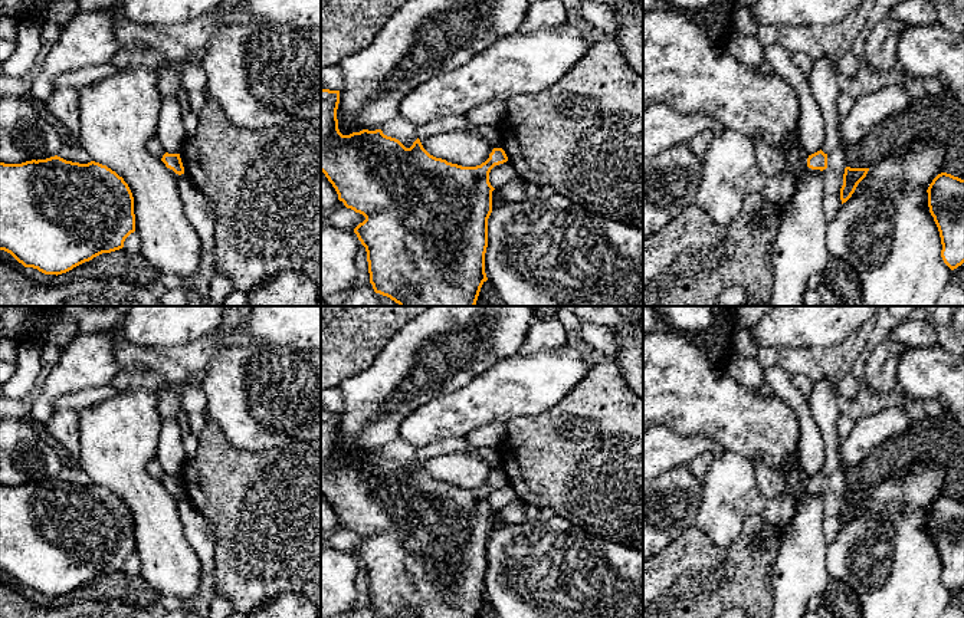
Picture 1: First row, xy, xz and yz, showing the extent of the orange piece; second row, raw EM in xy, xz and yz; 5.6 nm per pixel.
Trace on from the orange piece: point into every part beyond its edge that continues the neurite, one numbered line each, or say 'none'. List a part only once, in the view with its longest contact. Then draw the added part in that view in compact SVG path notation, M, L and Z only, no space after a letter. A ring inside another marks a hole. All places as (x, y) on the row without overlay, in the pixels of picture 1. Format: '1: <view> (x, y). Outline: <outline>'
none

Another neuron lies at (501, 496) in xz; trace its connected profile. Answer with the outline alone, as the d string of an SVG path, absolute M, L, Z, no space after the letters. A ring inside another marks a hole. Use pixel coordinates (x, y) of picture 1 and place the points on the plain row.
M508 483L495 487L489 494L489 504L495 512L499 512L501 509L504 509L515 500L518 500L518 497Z

